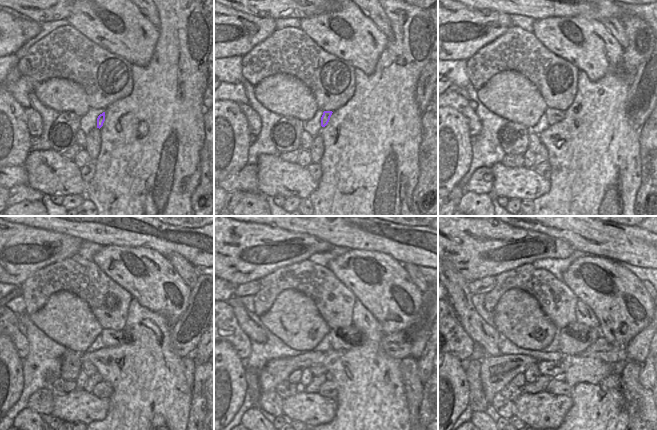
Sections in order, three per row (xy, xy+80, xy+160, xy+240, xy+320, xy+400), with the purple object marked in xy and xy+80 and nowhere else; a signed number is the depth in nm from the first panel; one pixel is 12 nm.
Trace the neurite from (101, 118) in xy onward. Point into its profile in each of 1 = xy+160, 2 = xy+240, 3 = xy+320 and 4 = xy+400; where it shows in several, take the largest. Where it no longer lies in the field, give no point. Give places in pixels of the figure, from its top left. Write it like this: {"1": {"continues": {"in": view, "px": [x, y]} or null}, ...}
{"1": {"continues": {"in": "xy+160", "px": [553, 115]}}, "2": {"continues": {"in": "xy+240", "px": [111, 338]}}, "3": {"continues": {"in": "xy+320", "px": [340, 340]}}, "4": {"continues": {"in": "xy+400", "px": [571, 342]}}}

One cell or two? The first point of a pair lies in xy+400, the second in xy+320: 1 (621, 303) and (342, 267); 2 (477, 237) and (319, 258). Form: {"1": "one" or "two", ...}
{"1": "one", "2": "two"}

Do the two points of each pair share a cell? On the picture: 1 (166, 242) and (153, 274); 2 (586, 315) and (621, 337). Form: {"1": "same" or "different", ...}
{"1": "different", "2": "different"}

